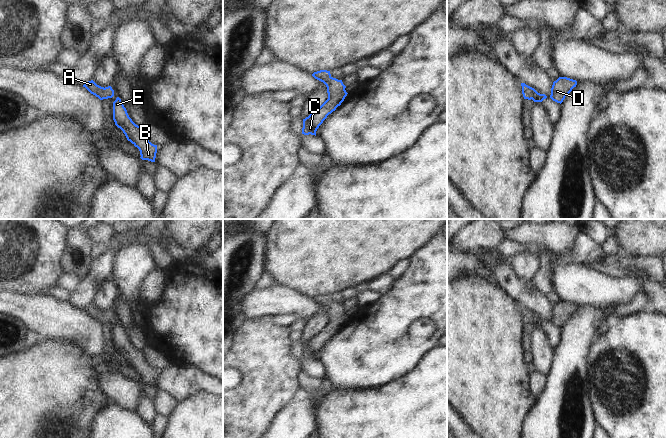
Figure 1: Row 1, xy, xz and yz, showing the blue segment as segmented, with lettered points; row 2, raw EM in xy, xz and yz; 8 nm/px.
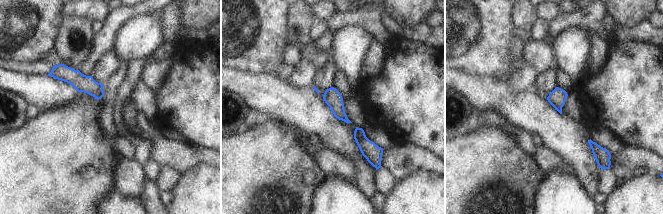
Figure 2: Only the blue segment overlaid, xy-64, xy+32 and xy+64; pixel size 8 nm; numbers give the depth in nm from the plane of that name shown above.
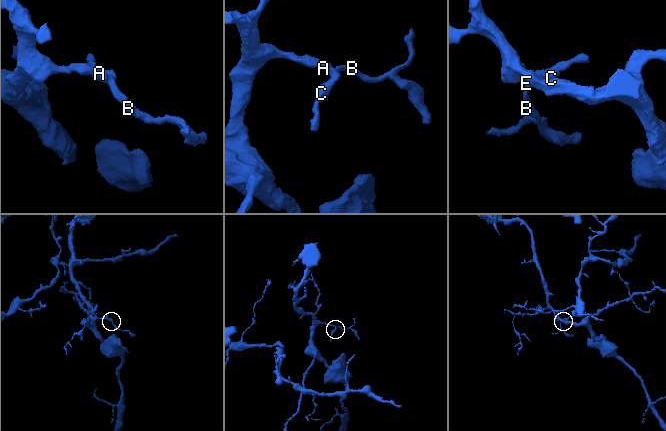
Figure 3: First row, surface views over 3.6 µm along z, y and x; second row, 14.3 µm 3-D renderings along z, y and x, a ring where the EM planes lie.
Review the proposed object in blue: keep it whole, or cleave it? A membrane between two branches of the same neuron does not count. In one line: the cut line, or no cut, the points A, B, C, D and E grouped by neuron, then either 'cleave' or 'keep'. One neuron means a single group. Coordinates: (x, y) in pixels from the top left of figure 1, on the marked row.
no cut; A B C D E; keep

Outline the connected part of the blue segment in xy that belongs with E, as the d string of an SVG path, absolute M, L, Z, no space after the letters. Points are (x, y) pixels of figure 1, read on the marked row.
M119 97L113 102L113 120L127 140L139 149L140 158L155 162L157 145L152 144L145 136L143 128L132 121Z

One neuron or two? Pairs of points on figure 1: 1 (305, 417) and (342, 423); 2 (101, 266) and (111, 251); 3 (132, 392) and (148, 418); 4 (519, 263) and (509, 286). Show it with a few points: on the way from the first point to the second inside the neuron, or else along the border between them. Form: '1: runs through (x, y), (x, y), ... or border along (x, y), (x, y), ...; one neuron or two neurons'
1: border along (316, 399), (315, 427); two neurons
2: runs through (104, 262), (108, 255); one neuron
3: border along (142, 394), (135, 412); two neurons
4: border along (509, 260), (514, 270), (520, 276), (531, 281); two neurons

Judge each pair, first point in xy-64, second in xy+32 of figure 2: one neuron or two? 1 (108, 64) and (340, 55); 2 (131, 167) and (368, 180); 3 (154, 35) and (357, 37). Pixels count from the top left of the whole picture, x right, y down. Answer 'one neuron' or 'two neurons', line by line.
1: two neurons
2: two neurons
3: one neuron

